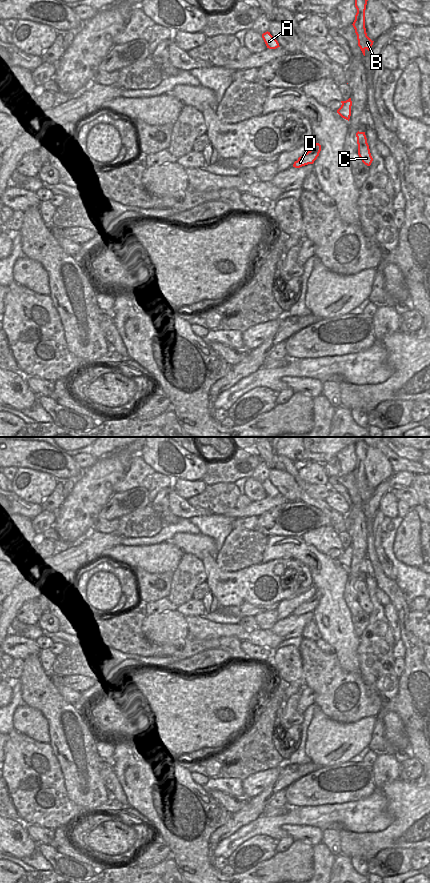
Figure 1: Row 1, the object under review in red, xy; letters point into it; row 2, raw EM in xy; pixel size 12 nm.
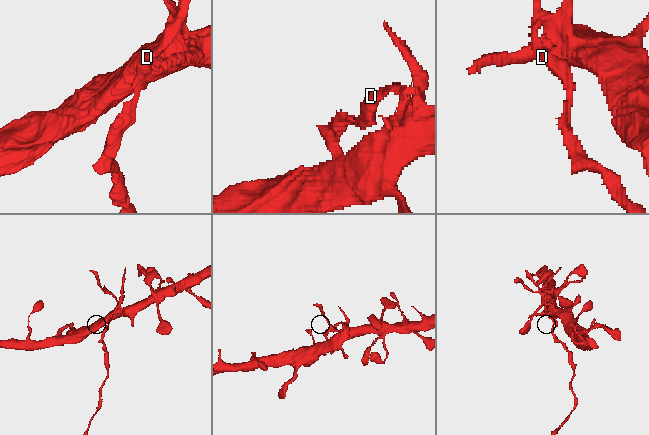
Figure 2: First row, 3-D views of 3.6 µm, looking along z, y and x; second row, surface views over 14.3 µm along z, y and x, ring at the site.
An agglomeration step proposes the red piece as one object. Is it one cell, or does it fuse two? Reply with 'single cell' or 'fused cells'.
fused cells

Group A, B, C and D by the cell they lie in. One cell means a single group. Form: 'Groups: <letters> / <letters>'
Groups: A C / B D

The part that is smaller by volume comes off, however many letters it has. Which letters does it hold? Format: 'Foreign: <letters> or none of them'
Foreign: B, D

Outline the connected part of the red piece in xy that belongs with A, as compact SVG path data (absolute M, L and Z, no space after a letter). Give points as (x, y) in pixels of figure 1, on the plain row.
M265 480L262 482L262 486L269 497L276 497L279 494L278 489L270 482L270 480Z

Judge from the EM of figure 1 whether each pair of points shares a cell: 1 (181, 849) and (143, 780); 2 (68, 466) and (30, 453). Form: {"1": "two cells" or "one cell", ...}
{"1": "one cell", "2": "one cell"}

